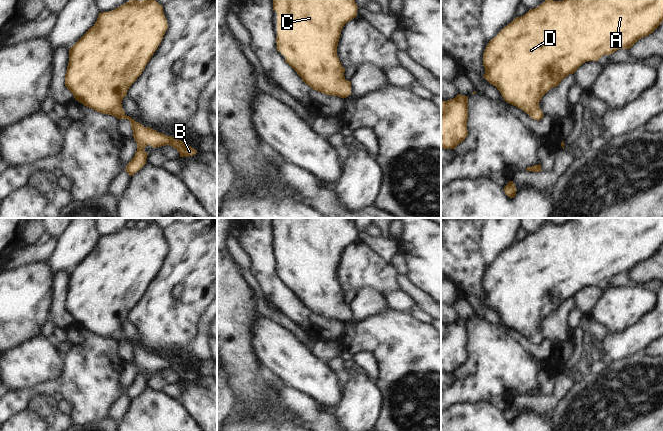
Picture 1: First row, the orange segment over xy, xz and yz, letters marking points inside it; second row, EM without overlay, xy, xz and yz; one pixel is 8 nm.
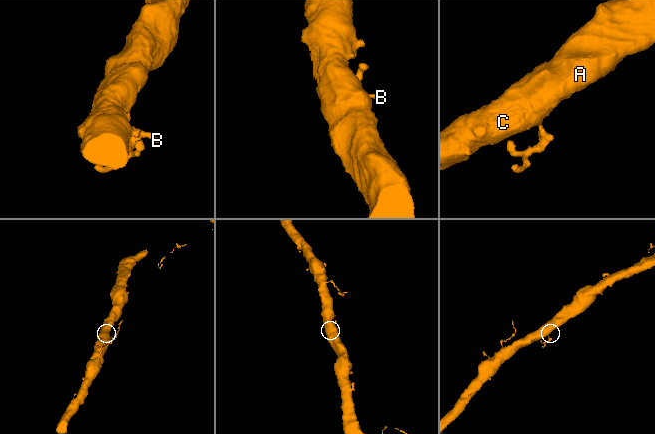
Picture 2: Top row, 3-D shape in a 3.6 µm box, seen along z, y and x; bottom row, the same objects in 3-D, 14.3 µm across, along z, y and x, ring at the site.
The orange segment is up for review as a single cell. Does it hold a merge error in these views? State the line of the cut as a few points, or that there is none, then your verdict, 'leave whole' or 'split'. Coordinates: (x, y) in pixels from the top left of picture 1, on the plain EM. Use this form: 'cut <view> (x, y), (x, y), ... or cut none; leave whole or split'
cut none; leave whole

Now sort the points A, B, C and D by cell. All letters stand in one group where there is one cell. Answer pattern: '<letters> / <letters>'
A B C D

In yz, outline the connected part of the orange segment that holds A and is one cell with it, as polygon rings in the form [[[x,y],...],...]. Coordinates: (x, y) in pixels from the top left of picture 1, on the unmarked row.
[[[570,218],[562,225],[553,225],[550,221],[535,233],[530,233],[525,239],[516,241],[504,251],[496,261],[489,265],[483,277],[485,298],[483,301],[494,309],[501,317],[504,324],[523,334],[534,344],[543,343],[543,336],[539,331],[542,321],[553,311],[587,285],[598,285],[603,279],[610,279],[619,273],[630,273],[639,263],[647,261],[663,246],[663,218]]]

